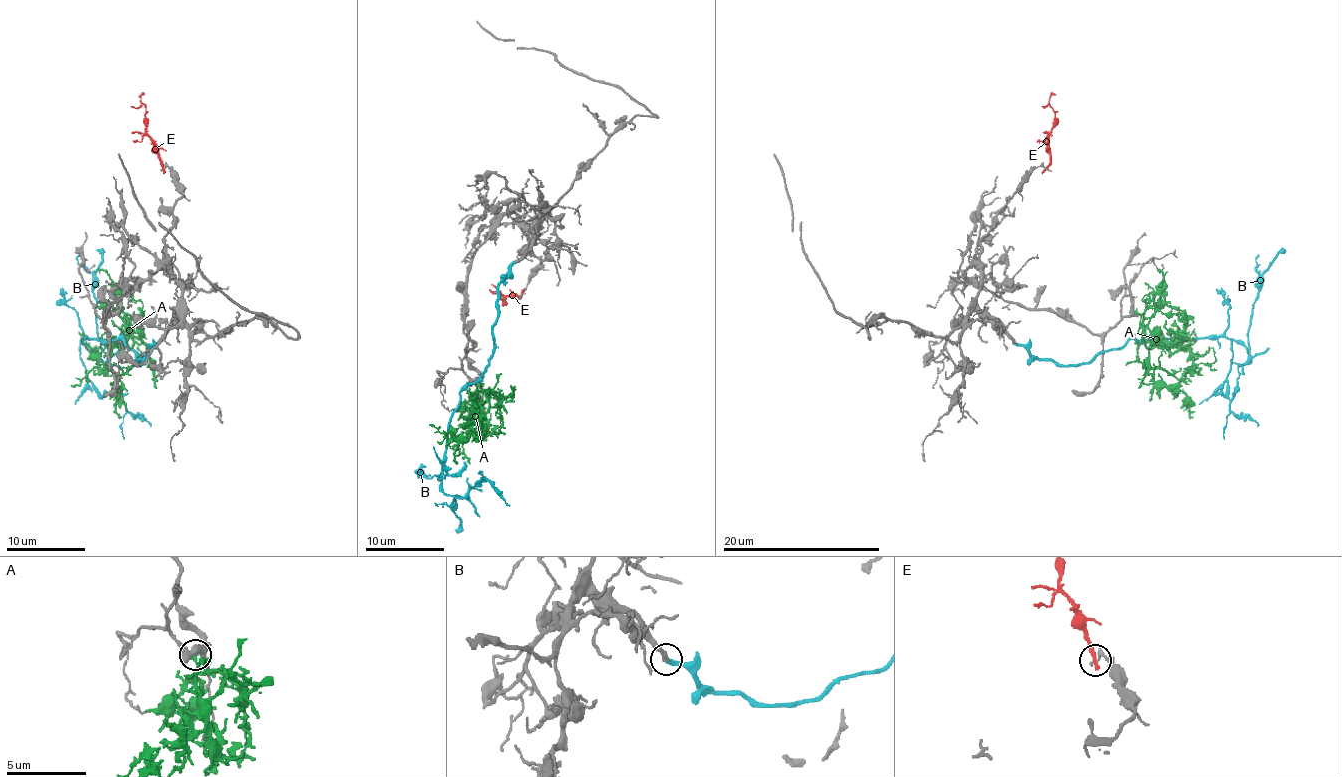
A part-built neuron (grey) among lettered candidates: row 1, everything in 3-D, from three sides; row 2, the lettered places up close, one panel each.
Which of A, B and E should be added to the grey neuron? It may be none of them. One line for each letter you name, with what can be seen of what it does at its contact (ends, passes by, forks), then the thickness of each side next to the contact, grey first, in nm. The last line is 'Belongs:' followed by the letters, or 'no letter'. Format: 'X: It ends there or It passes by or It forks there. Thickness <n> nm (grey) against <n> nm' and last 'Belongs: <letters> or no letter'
B: It ends there. Thickness 300 nm (grey) against 280 nm
Belongs: B

